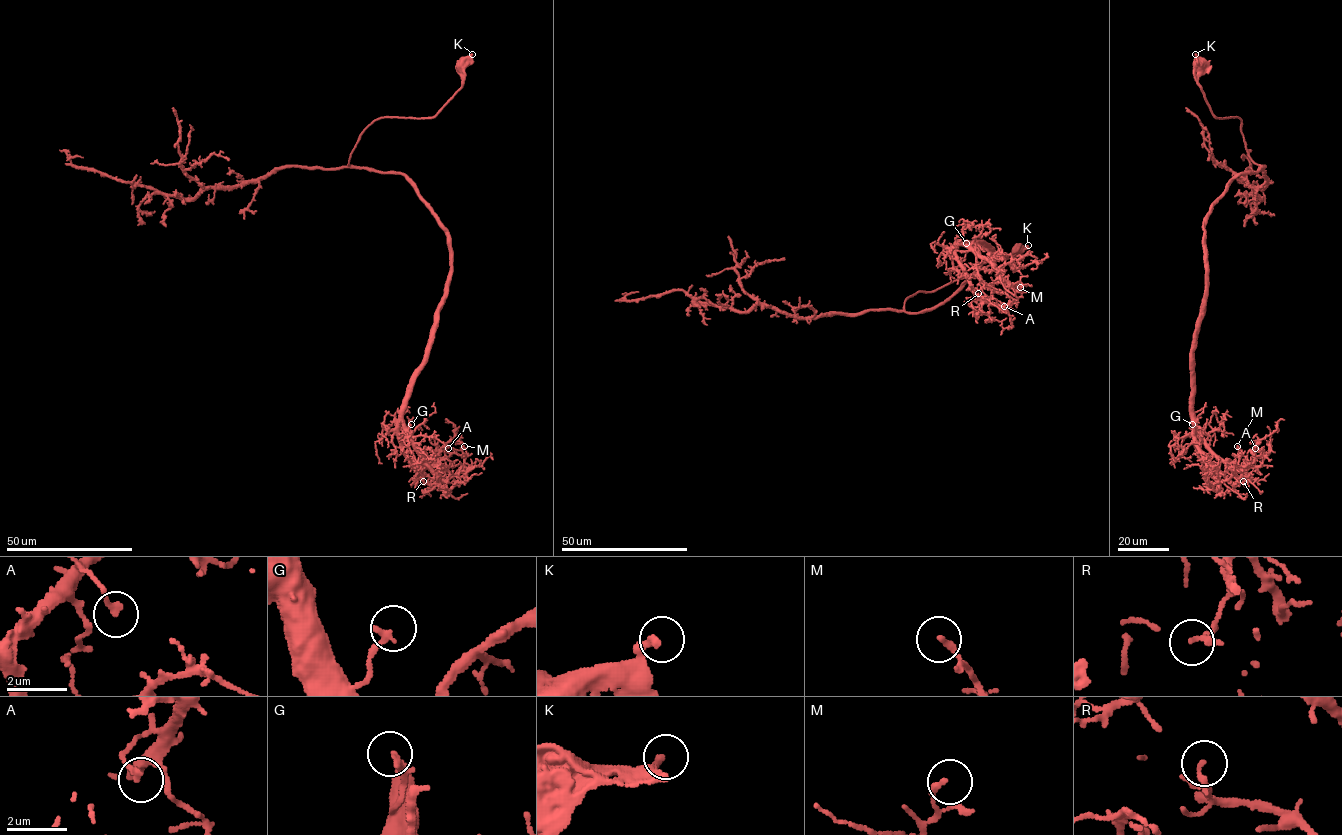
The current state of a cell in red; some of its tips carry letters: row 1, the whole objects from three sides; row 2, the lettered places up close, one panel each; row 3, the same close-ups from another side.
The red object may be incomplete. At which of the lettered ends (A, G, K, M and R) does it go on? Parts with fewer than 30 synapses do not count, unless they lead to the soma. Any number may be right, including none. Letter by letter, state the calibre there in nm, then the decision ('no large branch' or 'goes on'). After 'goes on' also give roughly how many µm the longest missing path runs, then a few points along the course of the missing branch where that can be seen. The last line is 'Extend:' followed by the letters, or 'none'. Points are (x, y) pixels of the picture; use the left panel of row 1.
A: 190 nm thick; no large branch
G: 220 nm thick; no large branch
K: 280 nm thick; no large branch
M: 200 nm thick; no large branch
R: 190 nm thick; no large branch
Extend: none

